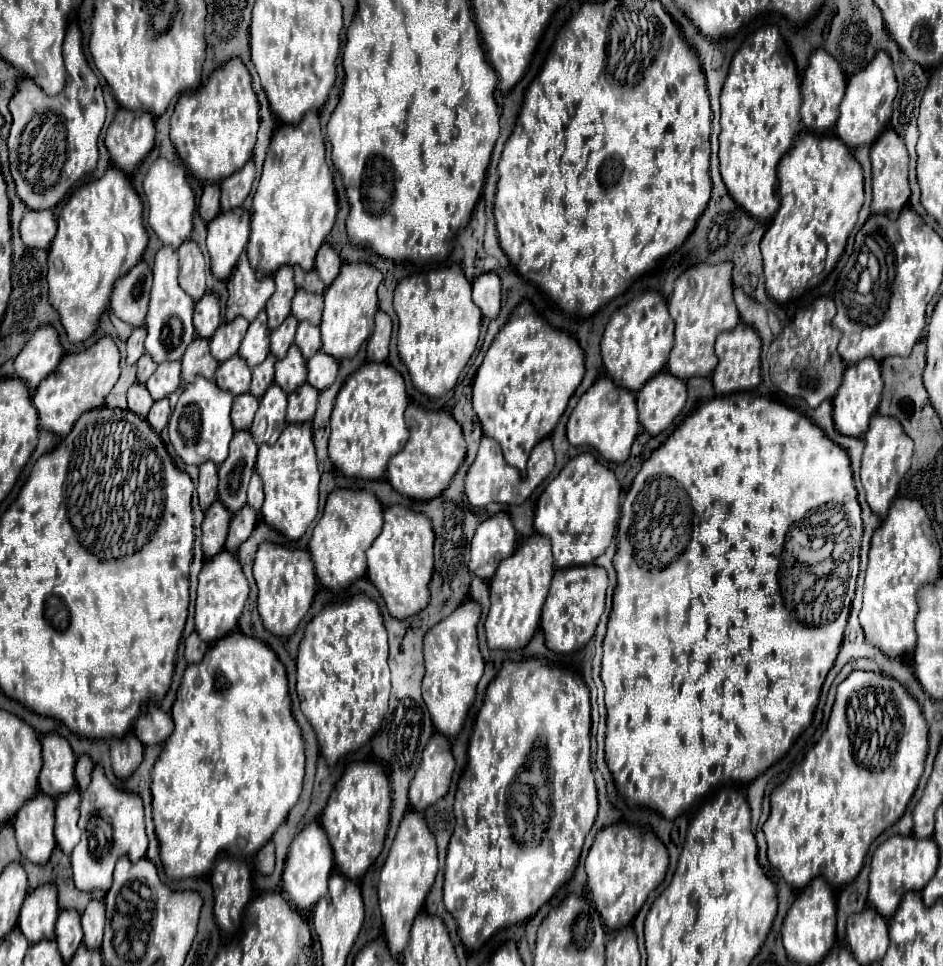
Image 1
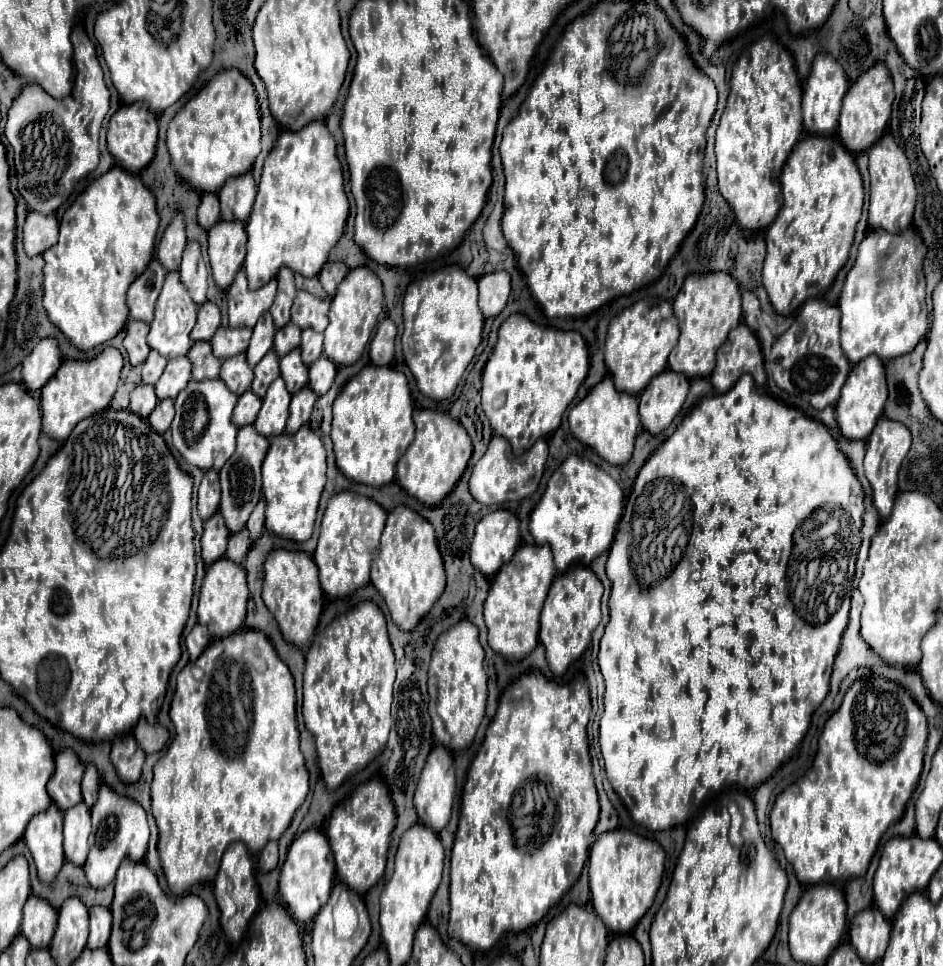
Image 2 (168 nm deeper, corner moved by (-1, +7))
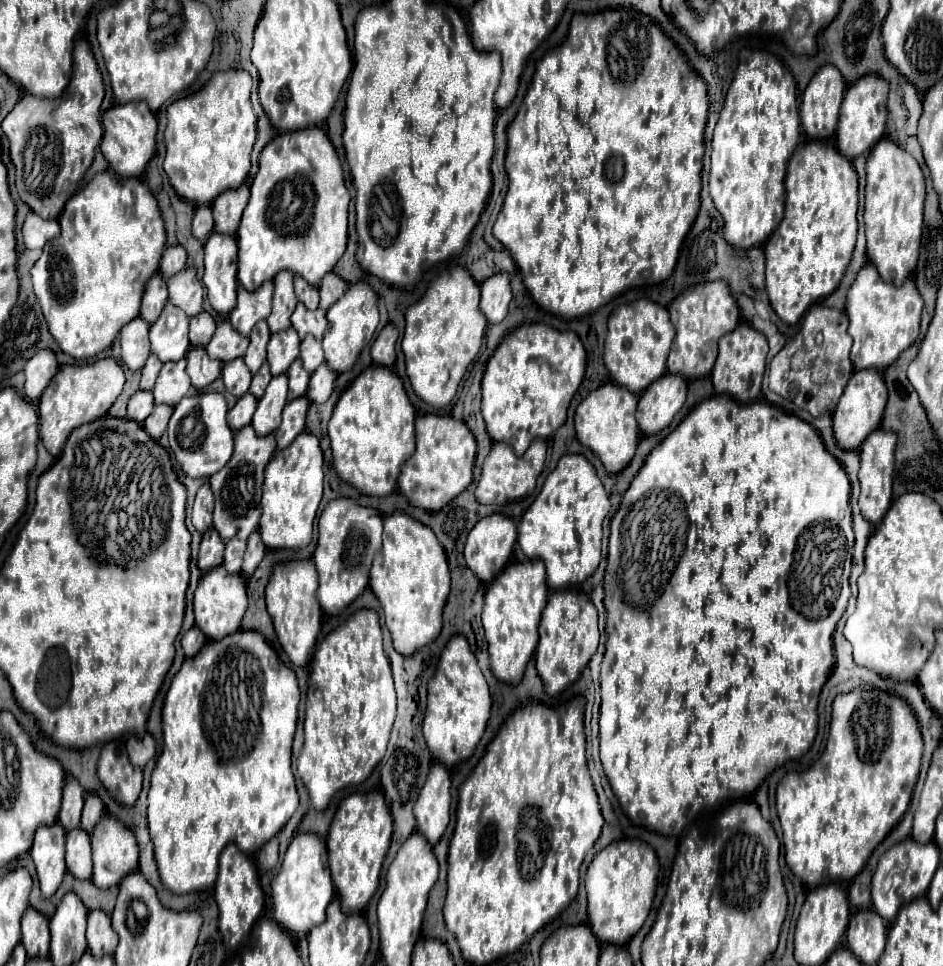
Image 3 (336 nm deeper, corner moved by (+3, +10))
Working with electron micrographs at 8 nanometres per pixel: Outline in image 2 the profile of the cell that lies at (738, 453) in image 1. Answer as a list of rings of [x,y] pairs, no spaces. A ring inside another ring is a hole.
[[[740,376],[738,384],[734,384],[734,388],[730,388],[728,392],[722,394],[712,394],[708,398],[704,398],[696,410],[678,426],[678,430],[646,460],[646,464],[640,468],[634,486],[632,486],[632,494],[630,500],[626,500],[624,506],[624,514],[620,518],[618,530],[616,530],[616,538],[610,546],[610,554],[606,560],[606,576],[612,582],[612,596],[610,596],[610,622],[606,624],[604,636],[600,640],[600,654],[598,654],[598,666],[600,672],[604,676],[606,682],[606,692],[604,692],[604,714],[600,718],[600,748],[602,748],[602,756],[604,756],[604,766],[606,766],[606,774],[608,774],[608,782],[612,786],[612,790],[622,798],[622,802],[626,804],[630,816],[644,828],[648,830],[668,830],[674,826],[684,824],[692,812],[696,812],[696,808],[702,804],[702,800],[710,794],[710,792],[718,792],[724,784],[740,784],[744,788],[756,788],[758,784],[762,784],[782,762],[786,762],[790,756],[794,756],[800,748],[800,742],[810,726],[810,718],[814,714],[814,710],[822,704],[822,700],[828,694],[828,686],[830,686],[830,674],[832,674],[832,664],[834,664],[834,656],[840,648],[840,638],[842,632],[848,624],[848,612],[850,612],[850,580],[854,578],[854,566],[856,566],[856,552],[860,548],[860,544],[854,544],[858,530],[862,528],[862,516],[864,516],[864,492],[862,486],[858,482],[858,478],[854,476],[854,470],[850,468],[850,462],[846,460],[846,456],[842,456],[842,452],[838,452],[838,444],[834,444],[834,438],[830,436],[830,432],[826,432],[824,424],[818,424],[818,420],[812,420],[808,416],[804,416],[802,412],[798,412],[792,406],[786,406],[778,400],[774,400],[768,394],[762,394],[756,390],[754,382],[750,376]],[[834,532],[844,532],[844,536],[848,538],[850,544],[842,544],[842,564],[836,564],[834,554],[838,552],[836,544],[826,544],[836,540]],[[828,562],[828,582],[820,582],[818,574],[818,564],[826,564]]]

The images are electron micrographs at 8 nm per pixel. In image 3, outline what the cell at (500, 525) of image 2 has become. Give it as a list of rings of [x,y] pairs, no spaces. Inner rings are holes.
[[[504,515],[480,519],[468,533],[464,559],[470,571],[484,583],[490,583],[510,561],[516,541],[516,525]]]

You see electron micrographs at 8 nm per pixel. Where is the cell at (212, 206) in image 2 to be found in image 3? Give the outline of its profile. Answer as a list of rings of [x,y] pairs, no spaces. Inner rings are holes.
[[[200,205],[196,207],[194,213],[194,221],[192,221],[192,233],[196,239],[206,241],[206,237],[212,233],[214,223],[212,223],[212,209],[208,205]]]

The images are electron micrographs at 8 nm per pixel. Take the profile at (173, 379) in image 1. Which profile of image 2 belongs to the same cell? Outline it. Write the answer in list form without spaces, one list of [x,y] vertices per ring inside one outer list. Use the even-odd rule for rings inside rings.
[[[186,356],[178,358],[178,360],[170,360],[166,364],[160,380],[154,384],[158,400],[176,398],[180,394],[180,390],[186,388],[188,380],[190,380],[190,370],[192,370],[192,364]]]

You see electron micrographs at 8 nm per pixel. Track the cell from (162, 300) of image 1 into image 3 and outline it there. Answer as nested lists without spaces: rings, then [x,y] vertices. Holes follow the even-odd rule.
[[[170,301],[166,303],[160,319],[150,327],[152,353],[156,353],[160,361],[180,361],[186,357],[190,349],[188,321],[190,317],[182,309],[176,309]]]

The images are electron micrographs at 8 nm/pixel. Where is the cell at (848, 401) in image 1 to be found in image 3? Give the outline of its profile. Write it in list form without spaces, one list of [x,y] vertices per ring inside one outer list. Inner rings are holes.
[[[864,369],[864,371],[854,371],[852,379],[848,381],[840,403],[834,409],[834,437],[842,449],[860,449],[862,441],[880,427],[884,407],[888,401],[888,391],[882,379],[882,373],[876,369]]]

